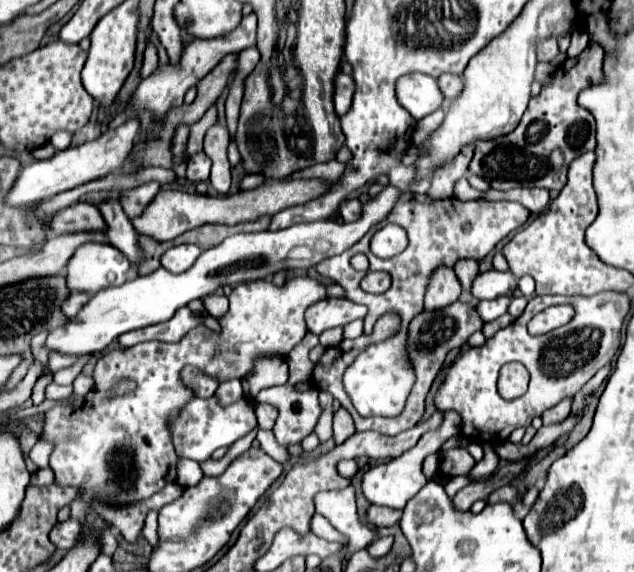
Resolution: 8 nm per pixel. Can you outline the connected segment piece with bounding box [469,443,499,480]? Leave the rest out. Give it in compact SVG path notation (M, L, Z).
M484 443L482 447L485 453L484 457L481 460L481 466L475 466L475 468L471 470L471 474L469 474L471 480L473 480L473 478L487 478L487 476L491 476L491 474L497 470L497 464L499 464L499 456L495 454L493 446Z

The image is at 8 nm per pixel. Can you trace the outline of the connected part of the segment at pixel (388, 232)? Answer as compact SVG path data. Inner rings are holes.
M385 224L379 230L379 246L383 246L383 256L391 258L397 252L403 252L407 248L407 234L401 226Z

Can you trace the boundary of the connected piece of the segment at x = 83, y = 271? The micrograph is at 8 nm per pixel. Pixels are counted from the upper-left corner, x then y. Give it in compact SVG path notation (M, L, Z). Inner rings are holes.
M85 242L67 264L67 288L71 292L95 294L107 286L129 280L131 264L107 242Z

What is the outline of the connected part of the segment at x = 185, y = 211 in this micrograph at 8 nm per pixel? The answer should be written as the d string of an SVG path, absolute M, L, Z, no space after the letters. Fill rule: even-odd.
M293 178L289 182L275 182L275 184L263 184L255 190L239 190L227 196L209 196L207 194L197 194L183 189L159 190L155 200L145 208L145 212L133 220L133 226L139 234L151 236L159 242L163 240L173 240L181 236L183 232L203 226L203 224L239 224L239 222L255 222L261 216L273 216L279 210L311 202L315 198L321 198L327 194L327 186L331 182L327 180L303 180L303 178Z

